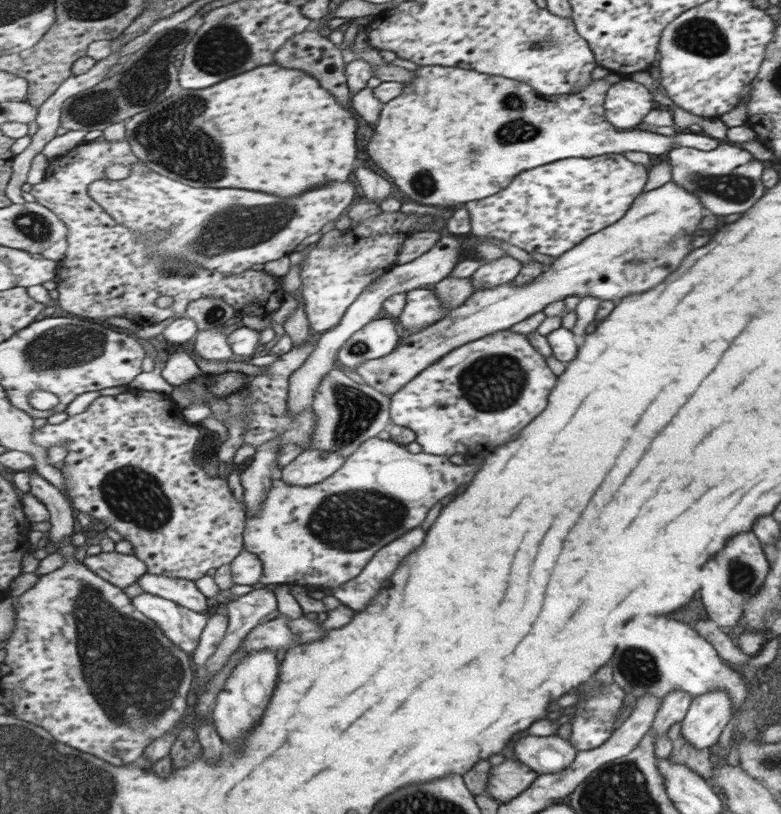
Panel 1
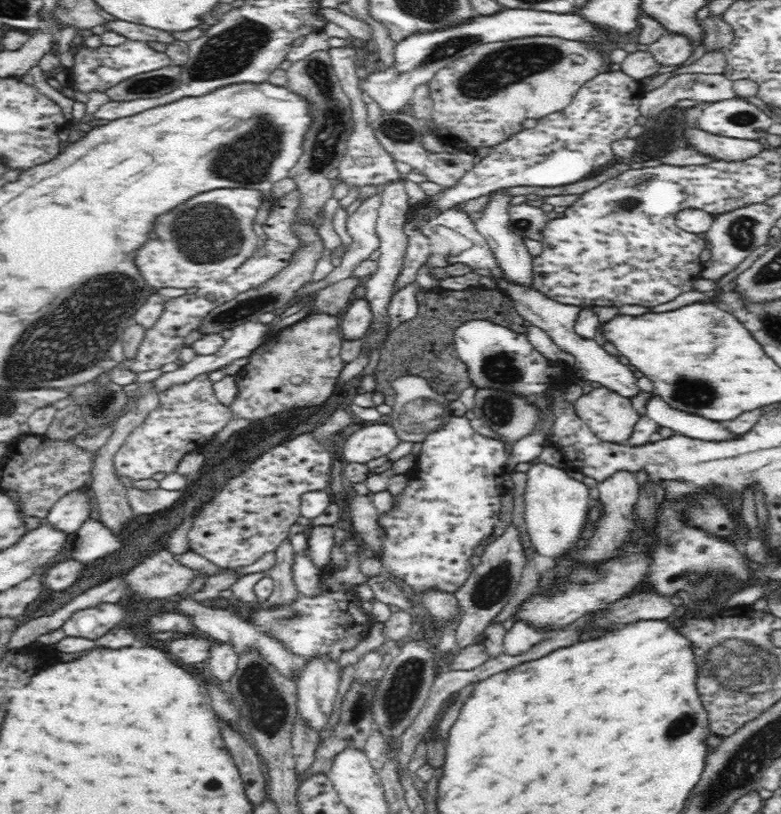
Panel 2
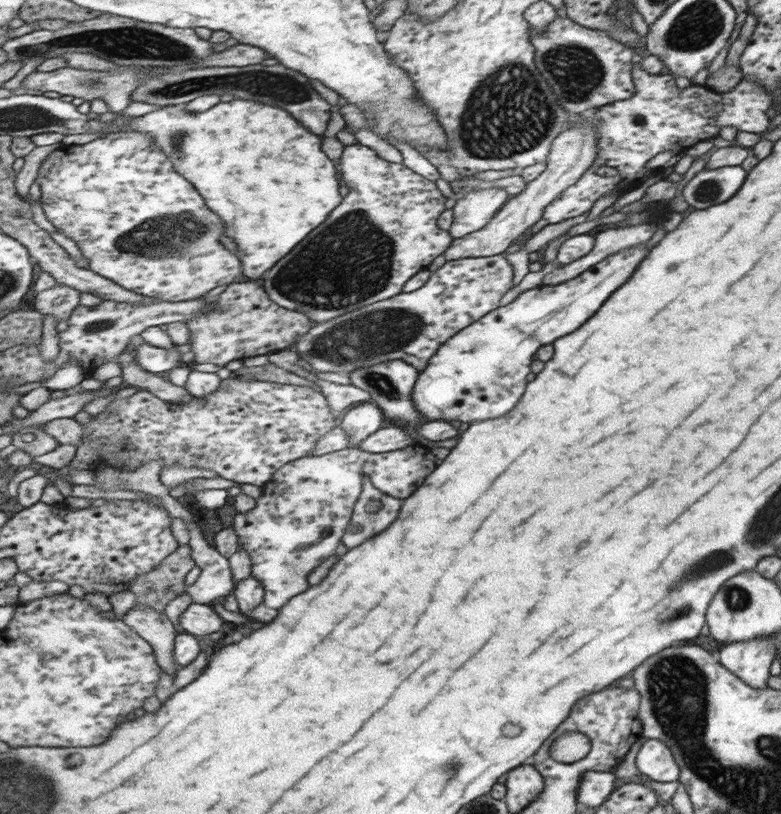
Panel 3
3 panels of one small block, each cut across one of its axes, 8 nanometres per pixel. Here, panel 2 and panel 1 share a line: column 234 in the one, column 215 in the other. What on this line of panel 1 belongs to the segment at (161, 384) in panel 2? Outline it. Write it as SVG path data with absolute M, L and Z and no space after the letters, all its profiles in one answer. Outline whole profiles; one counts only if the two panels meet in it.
M229 324L215 328L215 330L198 330L196 336L197 344L194 349L199 355L209 361L232 360L234 352L229 346L229 334L233 329Z

